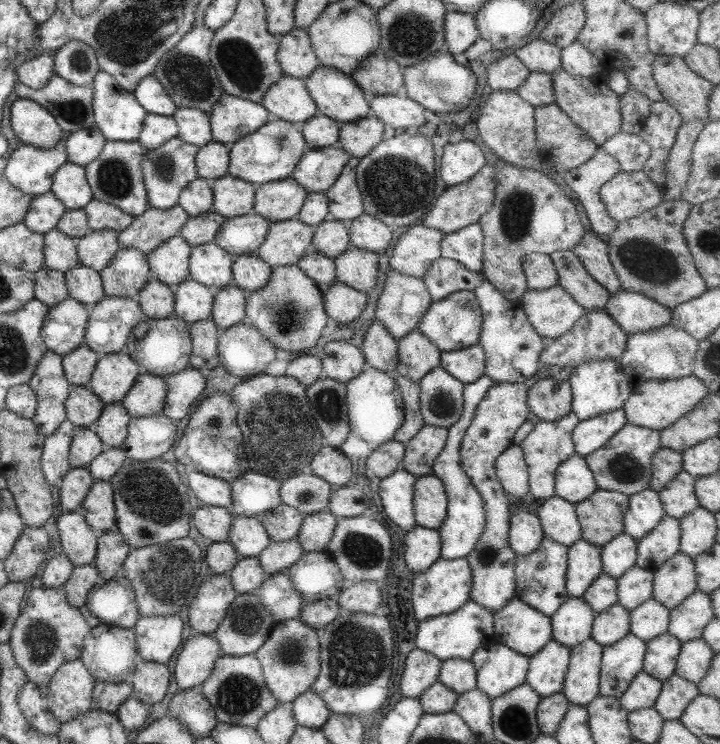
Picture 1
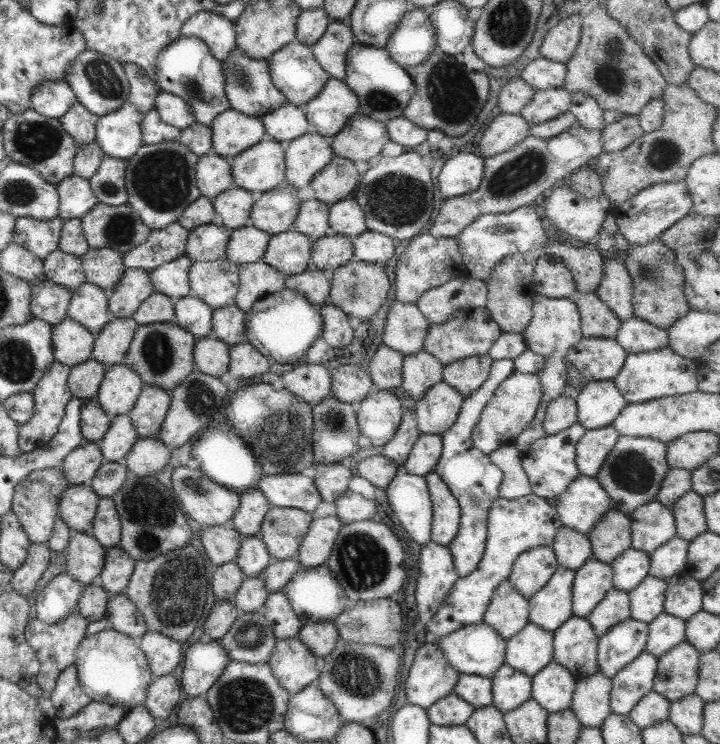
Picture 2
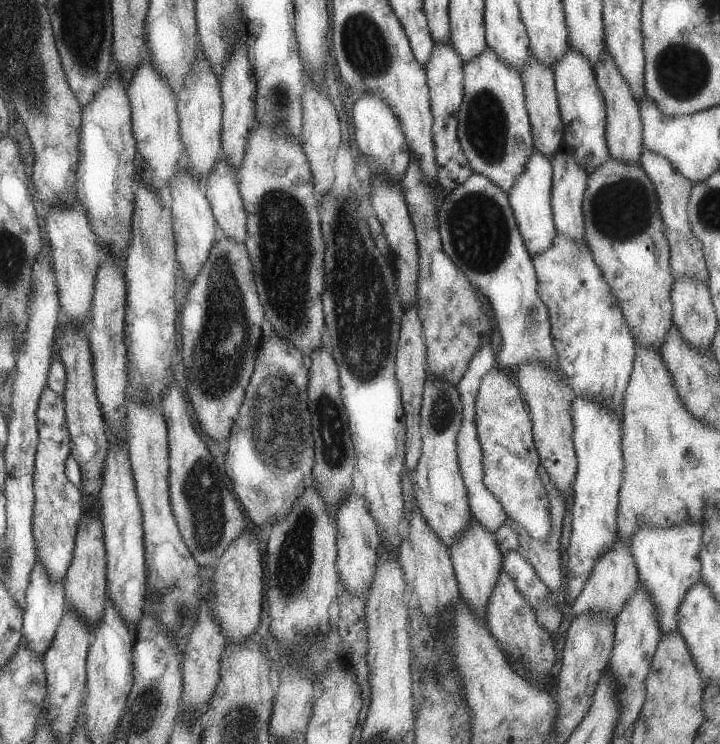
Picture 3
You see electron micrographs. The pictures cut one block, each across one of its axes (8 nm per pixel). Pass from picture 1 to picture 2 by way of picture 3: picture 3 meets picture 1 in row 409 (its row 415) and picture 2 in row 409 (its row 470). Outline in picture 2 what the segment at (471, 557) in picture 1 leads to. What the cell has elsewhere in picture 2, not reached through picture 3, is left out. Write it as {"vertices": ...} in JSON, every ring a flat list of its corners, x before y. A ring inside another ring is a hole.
{"vertices":[[514,371,494,391,493,397,481,411,477,424,473,427,470,441,483,454,493,452,500,446,513,445,516,436,528,427,535,414,539,413,542,391,537,374,523,374]]}

